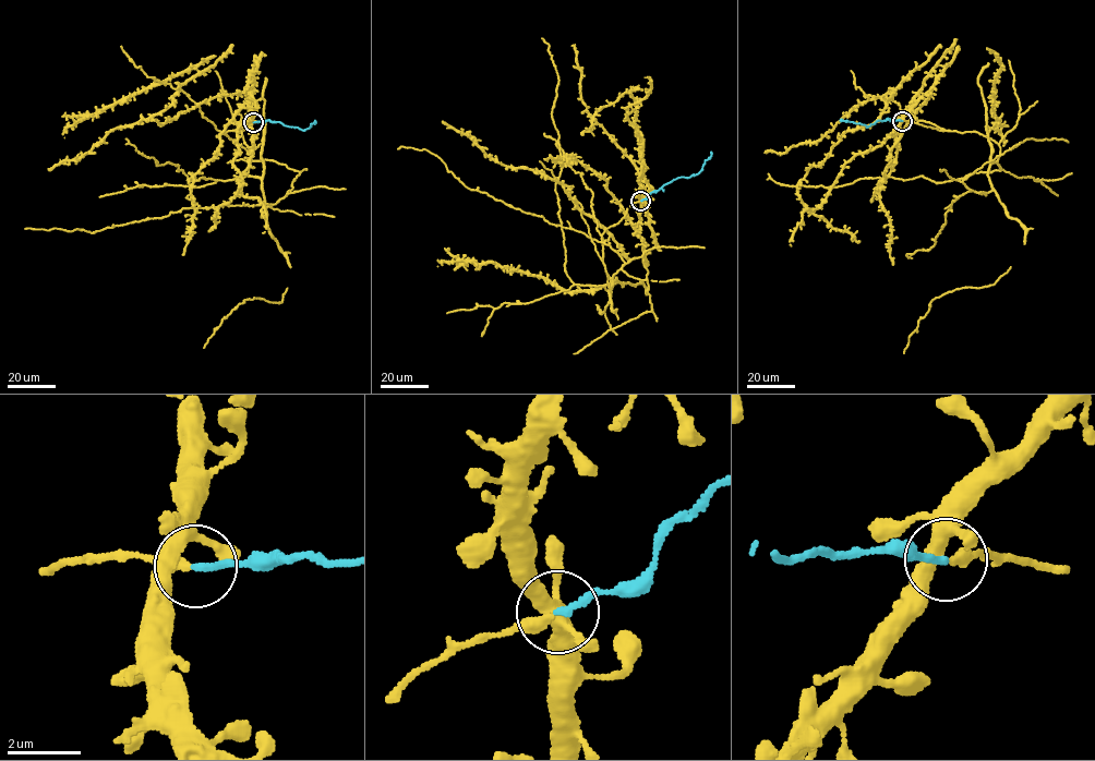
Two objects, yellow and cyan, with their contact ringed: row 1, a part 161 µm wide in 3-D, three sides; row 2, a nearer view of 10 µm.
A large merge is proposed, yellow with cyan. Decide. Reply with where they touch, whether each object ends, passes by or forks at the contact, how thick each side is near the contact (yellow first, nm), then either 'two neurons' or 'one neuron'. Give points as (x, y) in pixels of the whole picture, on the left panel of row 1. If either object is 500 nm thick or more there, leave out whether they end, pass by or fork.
place (253, 122); yellow forks; cyan ends; calibres 240 and 190 nm; one neuron

